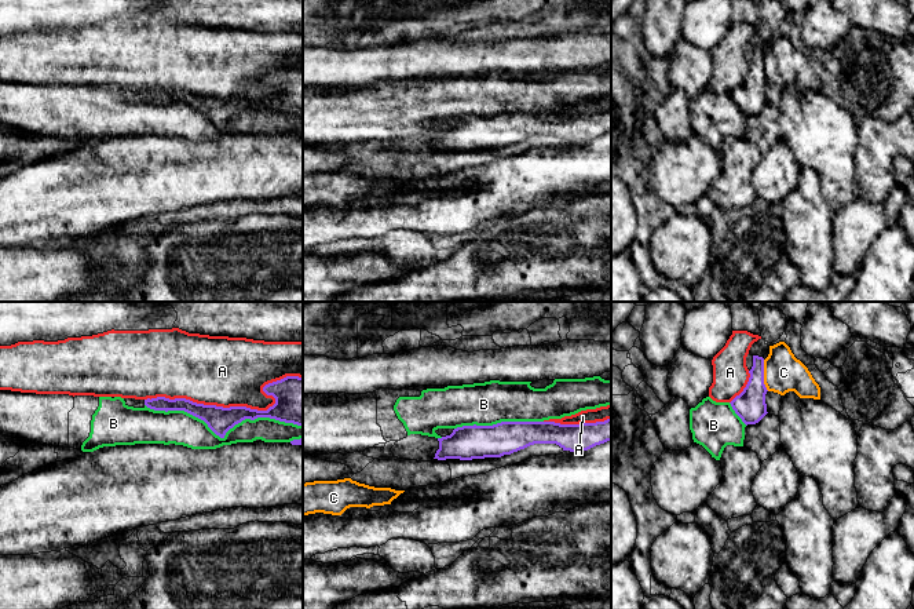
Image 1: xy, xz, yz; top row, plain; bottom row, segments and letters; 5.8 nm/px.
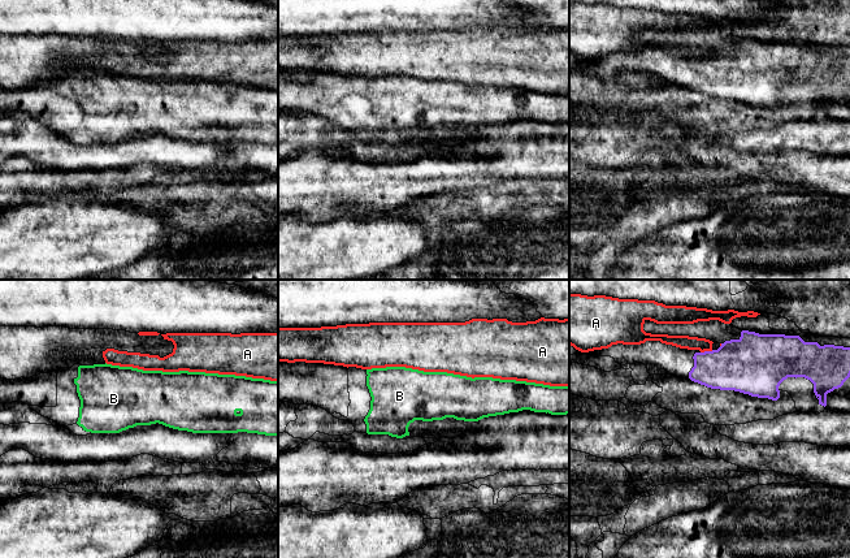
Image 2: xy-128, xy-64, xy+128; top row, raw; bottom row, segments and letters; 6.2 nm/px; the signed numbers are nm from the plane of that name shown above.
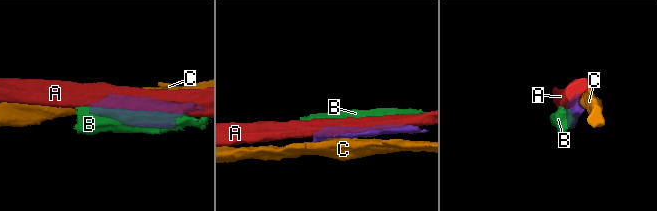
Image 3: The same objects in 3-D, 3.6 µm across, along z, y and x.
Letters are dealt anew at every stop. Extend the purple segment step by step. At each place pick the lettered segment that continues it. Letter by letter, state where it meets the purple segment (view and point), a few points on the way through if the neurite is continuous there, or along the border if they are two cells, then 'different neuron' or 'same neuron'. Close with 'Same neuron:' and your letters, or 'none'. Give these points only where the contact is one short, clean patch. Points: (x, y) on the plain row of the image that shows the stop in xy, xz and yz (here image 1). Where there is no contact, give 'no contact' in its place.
A: meets purple in xy at (237, 98); different neuron
B: meets purple in xy at (223, 127); different neuron
C: meets purple in yz at (763, 66); different neuron
Same neuron: none

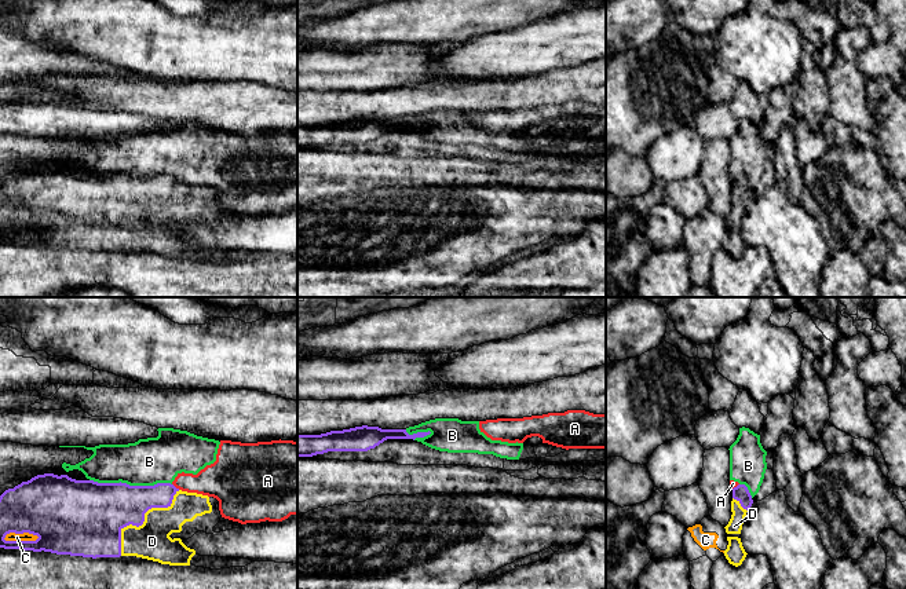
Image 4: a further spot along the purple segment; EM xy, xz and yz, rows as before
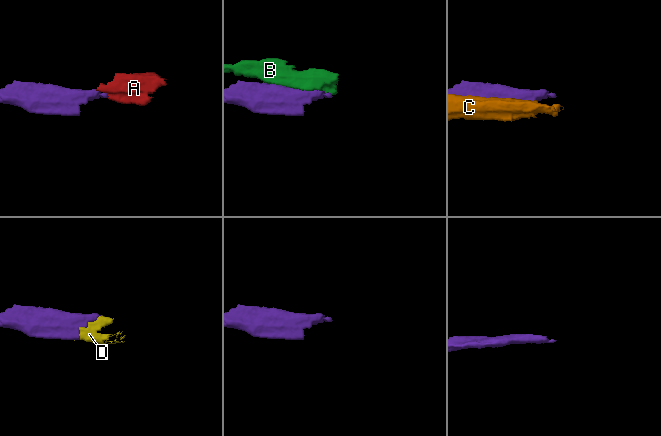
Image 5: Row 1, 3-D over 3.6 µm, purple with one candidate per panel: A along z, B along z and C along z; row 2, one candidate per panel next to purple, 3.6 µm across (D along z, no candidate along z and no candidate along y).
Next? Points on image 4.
A: meets purple in xy at (175, 179); border along xy (172, 175), (179, 180); different neuron
B: meets purple in xy at (131, 178); different neuron
C: meets purple in xy at (21, 233); different neuron
D: meets purple in xy at (143, 212); same neuron
Same neuron: D

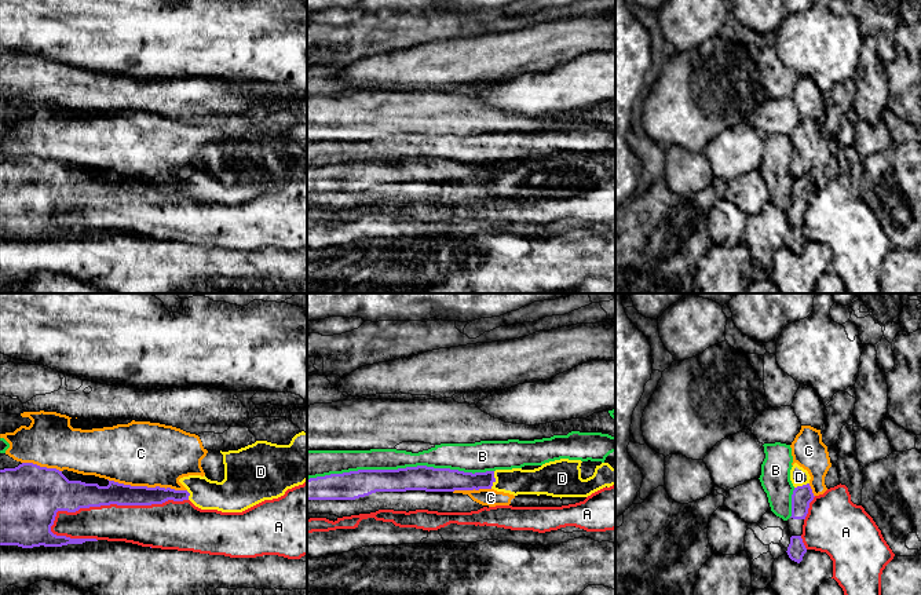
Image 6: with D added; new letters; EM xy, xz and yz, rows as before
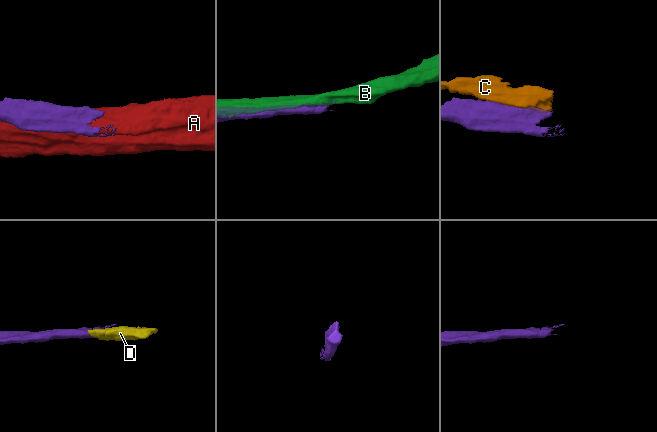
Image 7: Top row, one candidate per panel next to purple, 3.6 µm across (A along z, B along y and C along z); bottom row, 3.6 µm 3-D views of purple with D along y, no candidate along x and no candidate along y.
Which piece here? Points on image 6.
A: meets purple in xy at (113, 194); different neuron
B: meets purple in xz at (399, 160); different neuron
C: meets purple in xy at (146, 178); different neuron
D: meets purple in xz at (494, 171); border along xz (494, 163), (490, 179); different neuron
Same neuron: none

